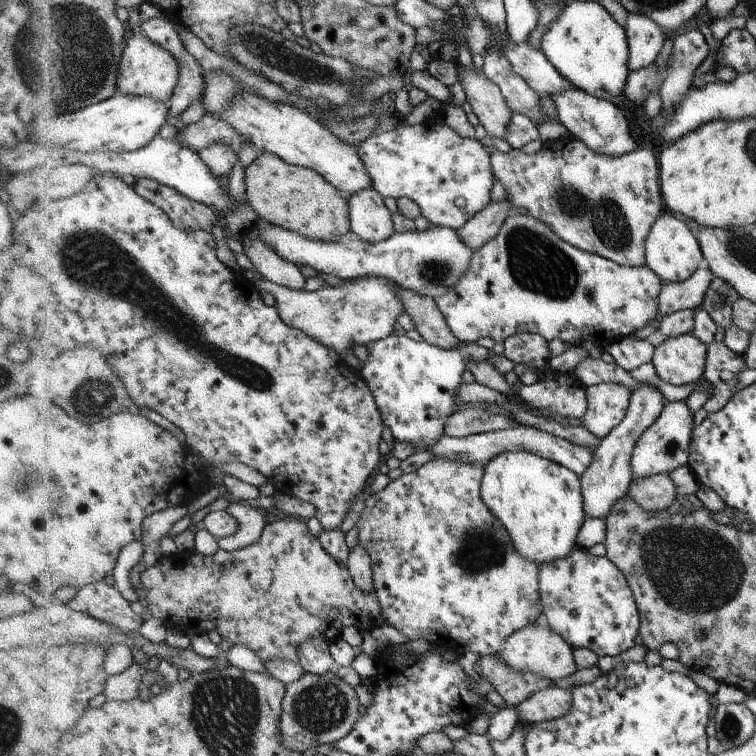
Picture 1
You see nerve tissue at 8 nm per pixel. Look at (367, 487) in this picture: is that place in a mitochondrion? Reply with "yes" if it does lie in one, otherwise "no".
no

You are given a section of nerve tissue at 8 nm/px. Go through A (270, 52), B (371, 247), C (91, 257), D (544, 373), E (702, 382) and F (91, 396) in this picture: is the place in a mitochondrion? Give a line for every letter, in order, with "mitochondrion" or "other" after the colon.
A: mitochondrion
B: other
C: mitochondrion
D: other
E: other
F: mitochondrion

